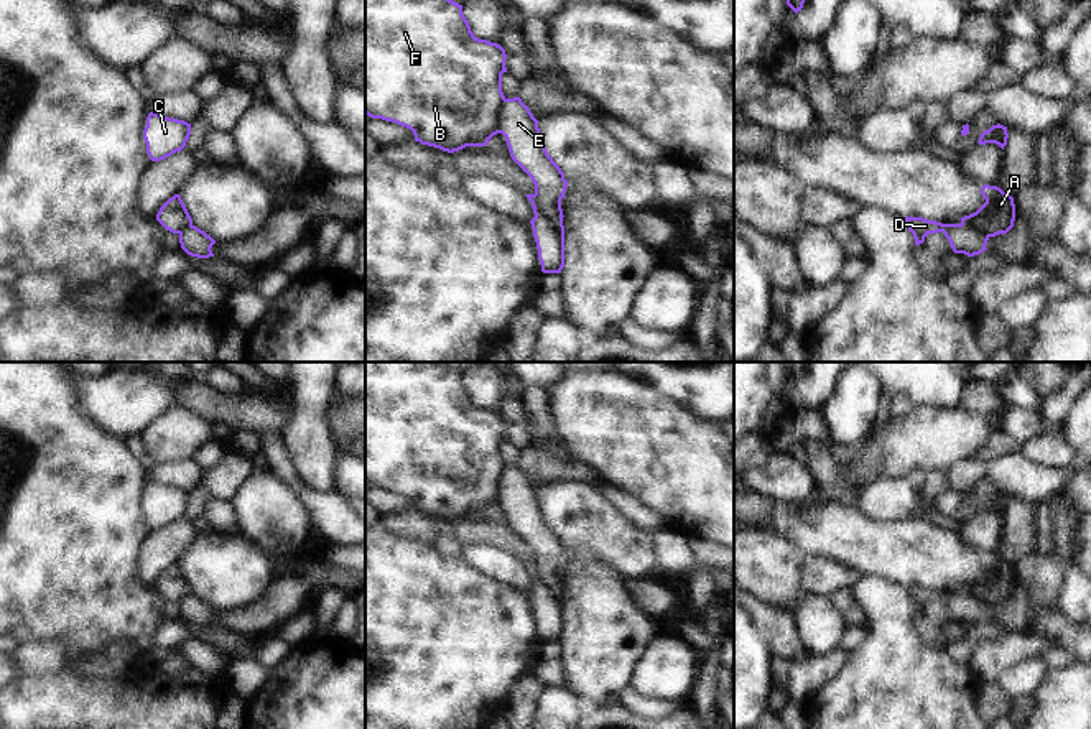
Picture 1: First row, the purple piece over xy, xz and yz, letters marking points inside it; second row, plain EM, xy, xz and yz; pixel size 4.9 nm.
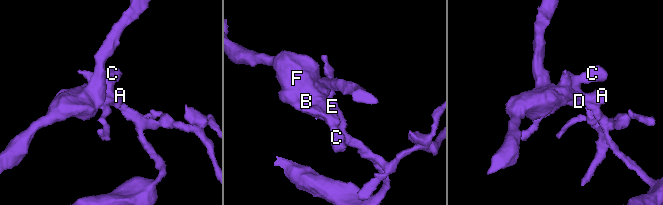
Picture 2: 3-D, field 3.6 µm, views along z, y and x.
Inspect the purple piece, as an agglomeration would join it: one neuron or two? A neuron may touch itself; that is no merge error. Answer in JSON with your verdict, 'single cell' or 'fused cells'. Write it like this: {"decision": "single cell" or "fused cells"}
{"decision": "fused cells"}

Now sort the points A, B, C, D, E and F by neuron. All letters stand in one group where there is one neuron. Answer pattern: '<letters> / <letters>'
A B F / C D E

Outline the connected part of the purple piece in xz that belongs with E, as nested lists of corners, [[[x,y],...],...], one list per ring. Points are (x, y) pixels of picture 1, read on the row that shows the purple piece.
[[[520,97],[505,100],[502,135],[512,160],[532,178],[545,216],[555,219],[564,234],[561,199],[564,197],[568,181],[543,145],[538,120]]]

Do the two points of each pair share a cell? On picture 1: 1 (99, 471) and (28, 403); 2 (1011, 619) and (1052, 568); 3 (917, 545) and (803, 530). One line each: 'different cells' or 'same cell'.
1: same cell
2: same cell
3: same cell

